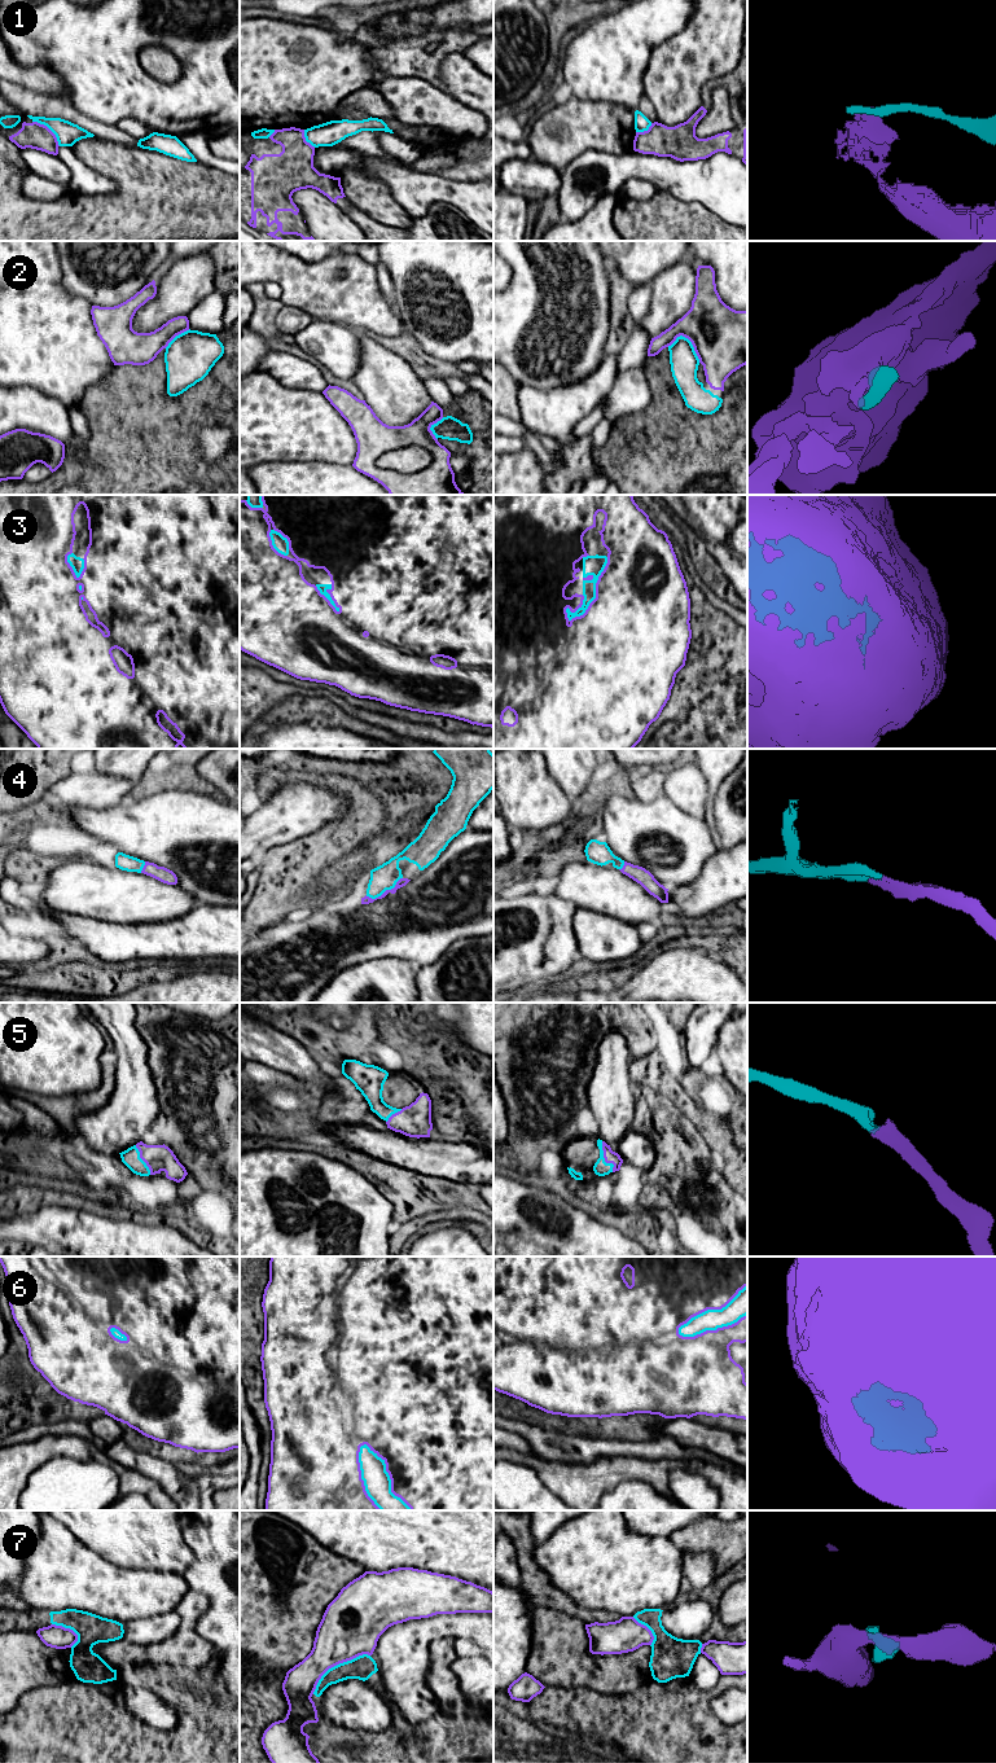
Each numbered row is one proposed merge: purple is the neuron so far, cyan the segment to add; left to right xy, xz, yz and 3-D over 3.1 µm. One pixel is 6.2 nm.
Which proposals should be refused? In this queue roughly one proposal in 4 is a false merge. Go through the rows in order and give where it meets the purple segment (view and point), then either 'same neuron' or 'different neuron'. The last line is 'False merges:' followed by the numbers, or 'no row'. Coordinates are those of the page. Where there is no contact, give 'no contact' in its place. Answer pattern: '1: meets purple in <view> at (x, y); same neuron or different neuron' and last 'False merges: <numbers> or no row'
1: meets purple in xy at (49, 130); different neuron
2: meets purple in yz at (689, 340); same neuron
3: meets purple in yz at (596, 592); same neuron
4: meets purple in xz at (385, 891); same neuron
5: meets purple in yz at (604, 1157); same neuron
6: meets purple in yz at (710, 1308); same neuron
7: meets purple in xz at (337, 1663); different neuron
False merges: 1, 7

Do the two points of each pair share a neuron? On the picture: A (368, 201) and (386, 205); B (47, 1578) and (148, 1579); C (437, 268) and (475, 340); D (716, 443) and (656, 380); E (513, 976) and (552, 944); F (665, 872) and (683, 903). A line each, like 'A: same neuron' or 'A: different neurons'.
A: same neuron
B: same neuron
C: same neuron
D: same neuron
E: same neuron
F: different neurons

